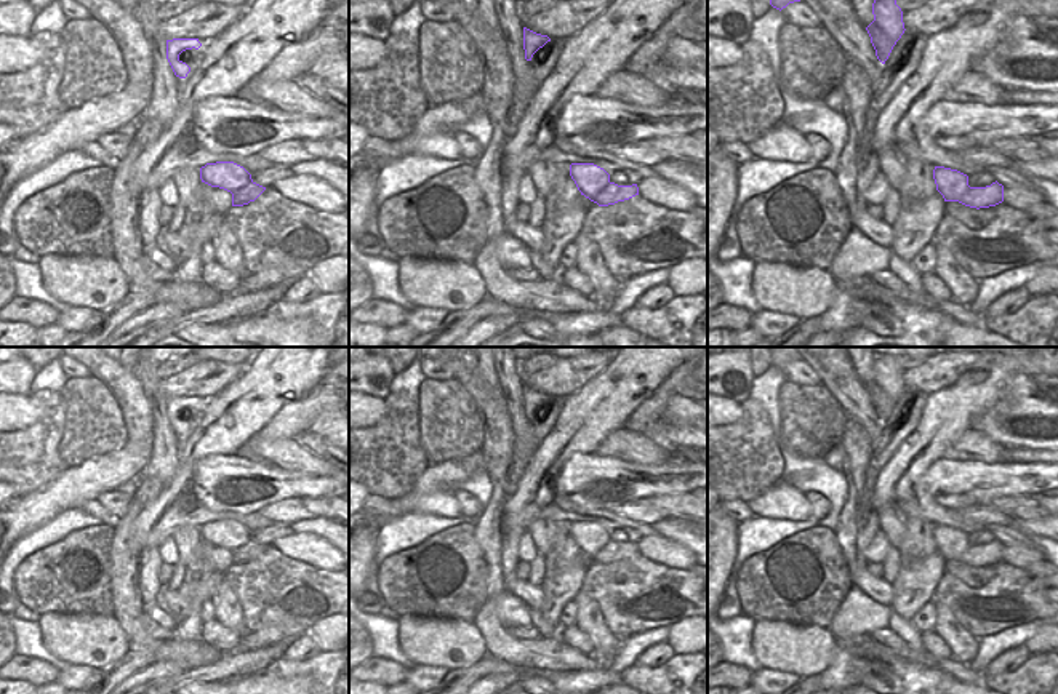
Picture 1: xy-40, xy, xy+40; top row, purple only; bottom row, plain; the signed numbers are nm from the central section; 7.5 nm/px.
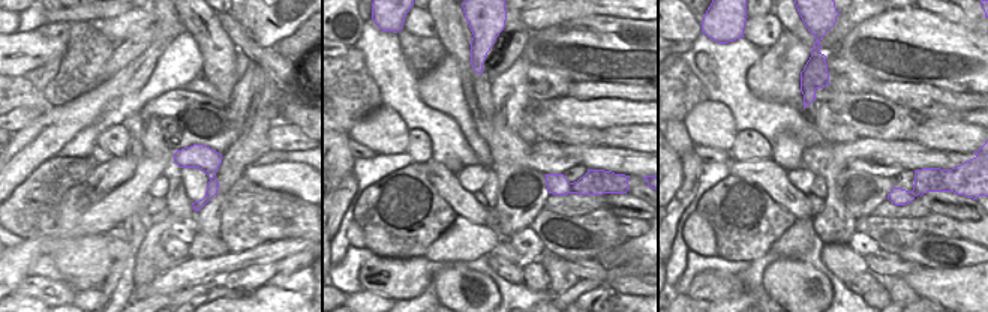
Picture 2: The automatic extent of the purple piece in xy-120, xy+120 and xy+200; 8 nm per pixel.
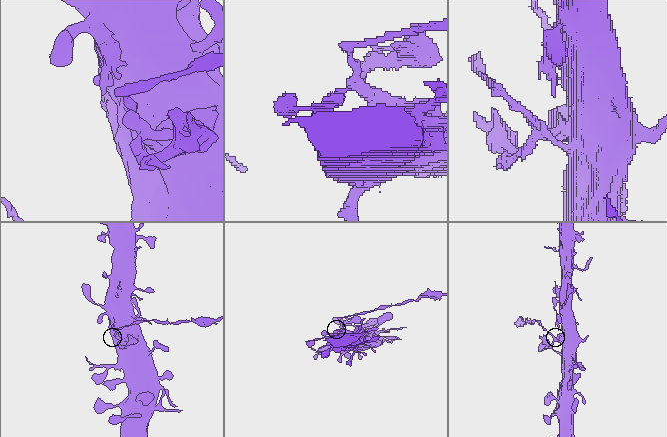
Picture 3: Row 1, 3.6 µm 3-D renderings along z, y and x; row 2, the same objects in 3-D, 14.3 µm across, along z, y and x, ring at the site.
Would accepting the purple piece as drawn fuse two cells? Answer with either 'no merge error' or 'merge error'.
merge error

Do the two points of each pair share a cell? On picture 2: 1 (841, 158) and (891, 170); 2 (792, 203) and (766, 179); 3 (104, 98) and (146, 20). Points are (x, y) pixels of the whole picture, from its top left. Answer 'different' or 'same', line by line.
1: different
2: same
3: different

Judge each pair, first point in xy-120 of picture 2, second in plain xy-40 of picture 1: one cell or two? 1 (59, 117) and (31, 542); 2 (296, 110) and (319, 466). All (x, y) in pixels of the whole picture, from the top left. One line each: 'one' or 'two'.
1: two
2: one

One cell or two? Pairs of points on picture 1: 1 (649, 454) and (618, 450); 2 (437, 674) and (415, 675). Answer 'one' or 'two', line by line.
1: one
2: one

